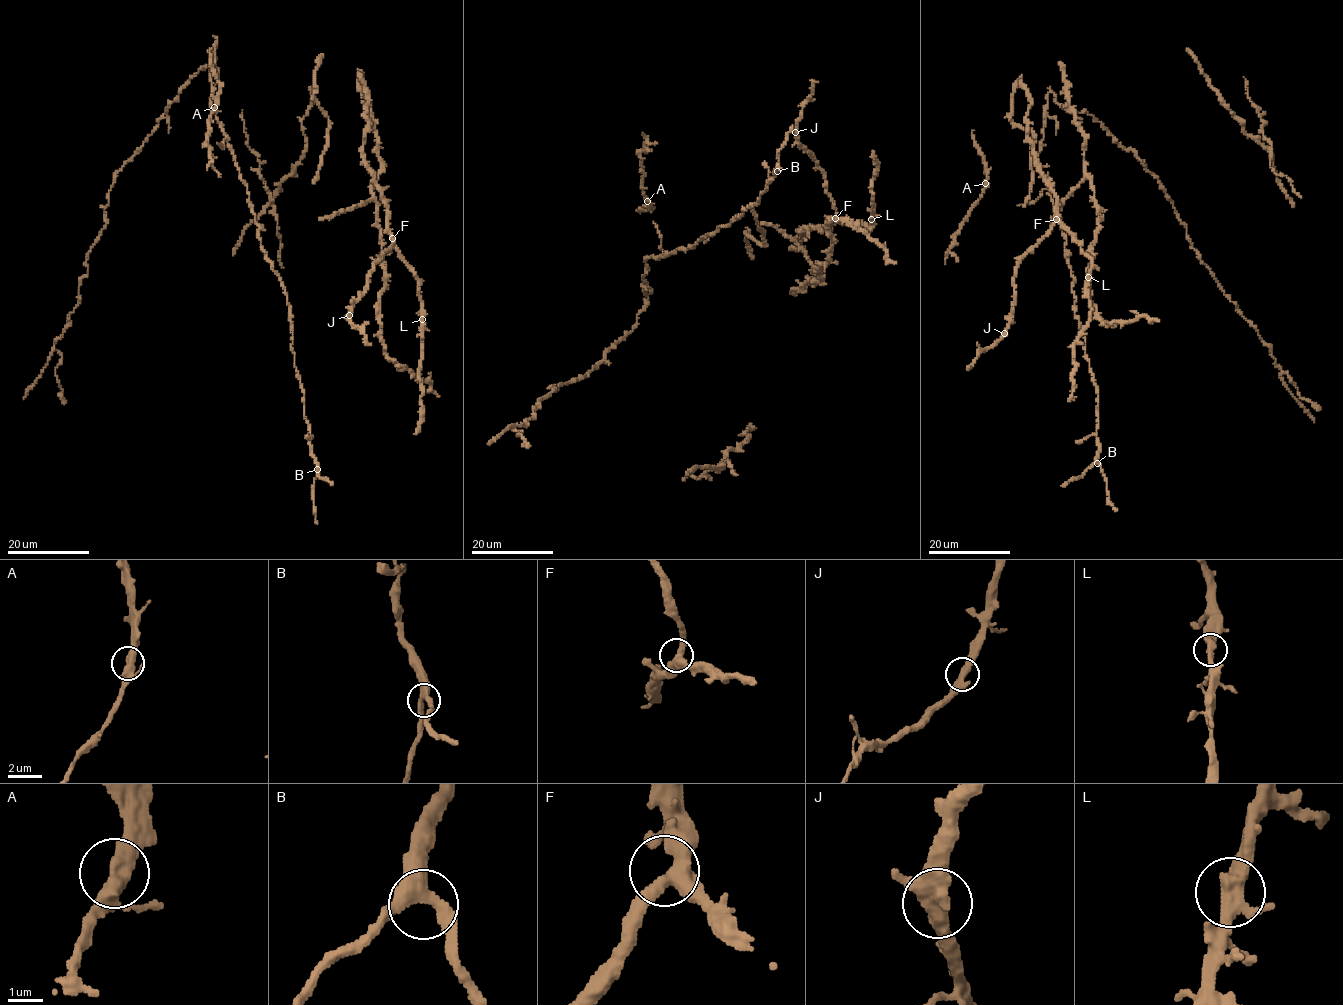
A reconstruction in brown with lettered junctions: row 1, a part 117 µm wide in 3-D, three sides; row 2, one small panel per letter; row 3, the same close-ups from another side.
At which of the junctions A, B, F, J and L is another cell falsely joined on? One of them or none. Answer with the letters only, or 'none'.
none

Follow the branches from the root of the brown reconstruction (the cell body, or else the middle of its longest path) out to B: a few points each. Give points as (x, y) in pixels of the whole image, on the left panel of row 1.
B: (264, 229), (258, 231), (260, 248), (287, 296), (291, 349), (317, 469)

